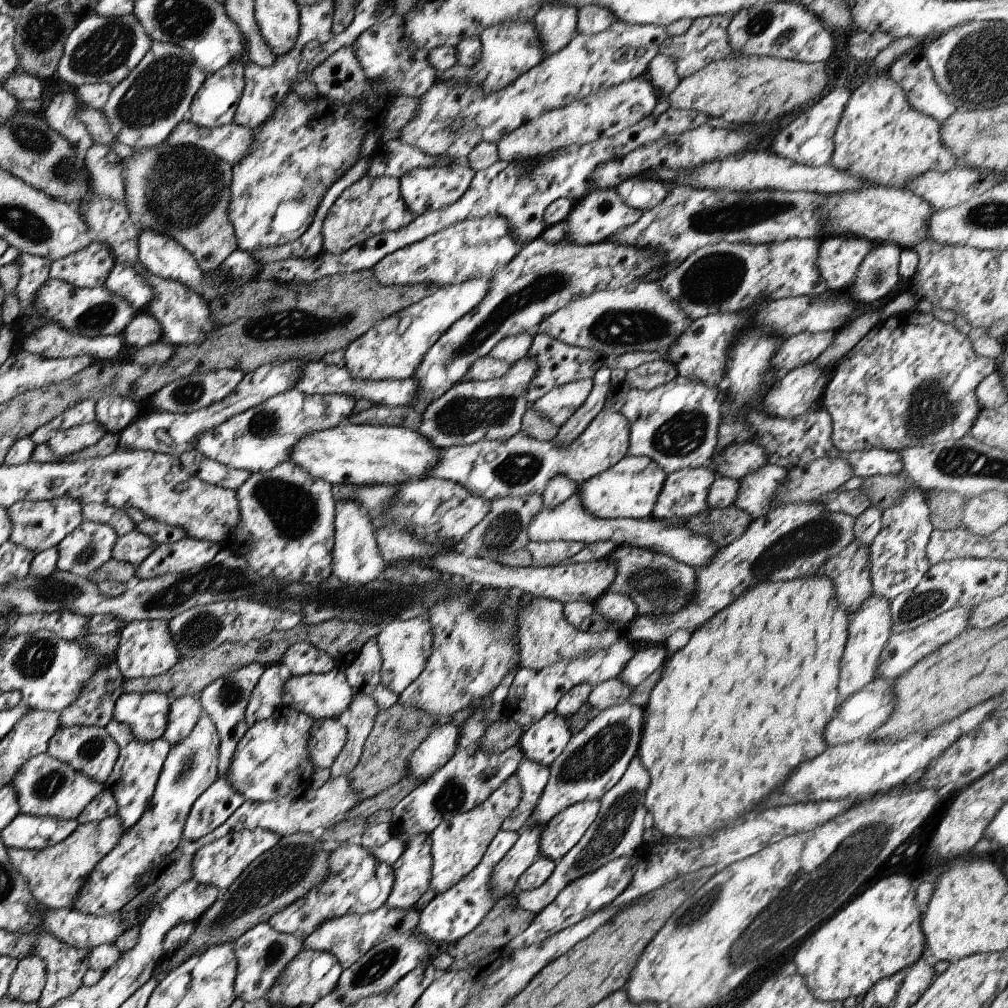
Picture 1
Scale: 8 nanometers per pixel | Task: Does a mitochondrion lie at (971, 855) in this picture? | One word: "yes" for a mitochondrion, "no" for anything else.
no

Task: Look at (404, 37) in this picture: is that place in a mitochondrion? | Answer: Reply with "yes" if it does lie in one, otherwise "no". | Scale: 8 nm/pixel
no

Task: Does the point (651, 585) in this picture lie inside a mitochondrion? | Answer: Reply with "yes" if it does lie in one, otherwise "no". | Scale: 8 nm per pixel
yes

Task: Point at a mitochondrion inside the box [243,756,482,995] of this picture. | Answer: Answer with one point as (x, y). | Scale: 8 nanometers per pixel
(376, 965)

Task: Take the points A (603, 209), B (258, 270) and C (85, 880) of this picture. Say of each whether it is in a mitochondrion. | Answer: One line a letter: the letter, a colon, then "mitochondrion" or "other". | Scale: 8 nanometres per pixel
A: mitochondrion
B: other
C: other

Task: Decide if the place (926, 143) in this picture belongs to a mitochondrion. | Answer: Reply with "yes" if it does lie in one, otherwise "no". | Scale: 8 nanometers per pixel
no

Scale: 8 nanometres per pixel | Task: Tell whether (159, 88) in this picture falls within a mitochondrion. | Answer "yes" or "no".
yes

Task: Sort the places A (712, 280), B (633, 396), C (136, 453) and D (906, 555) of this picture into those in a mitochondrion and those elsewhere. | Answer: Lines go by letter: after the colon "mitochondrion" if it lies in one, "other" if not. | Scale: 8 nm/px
A: mitochondrion
B: other
C: other
D: other

